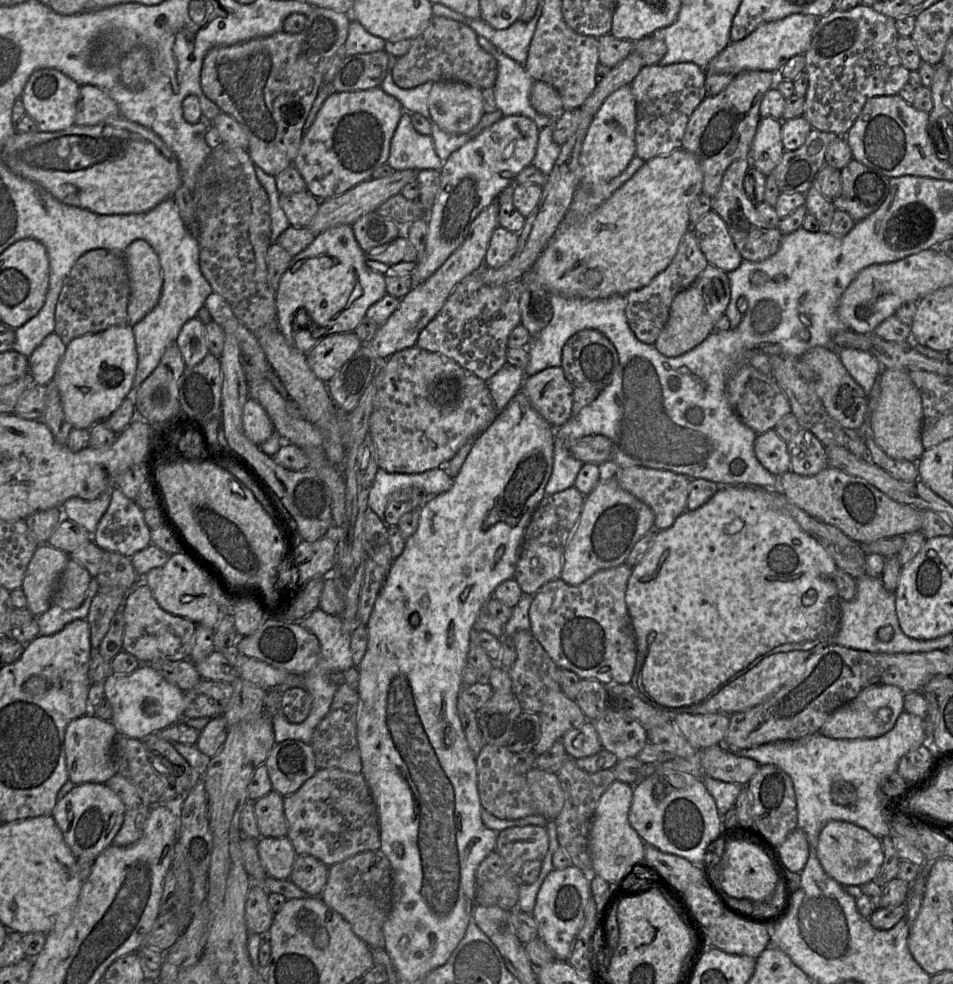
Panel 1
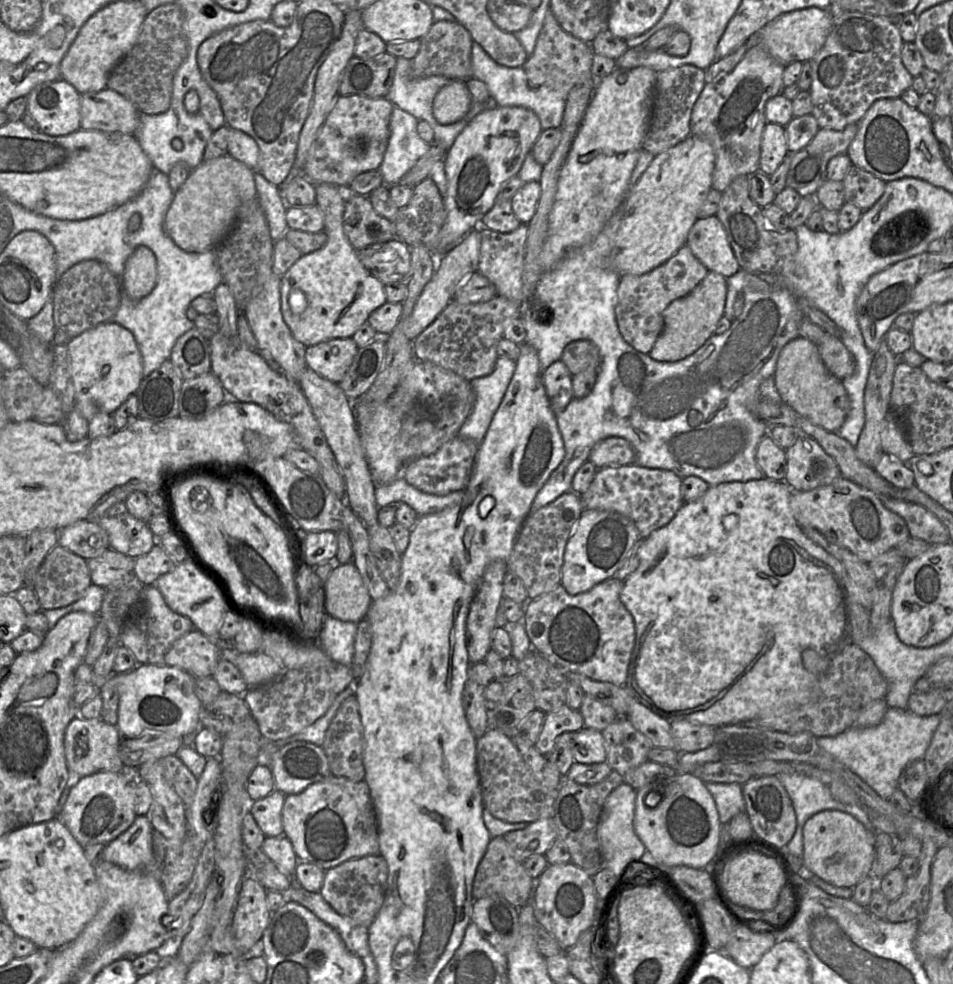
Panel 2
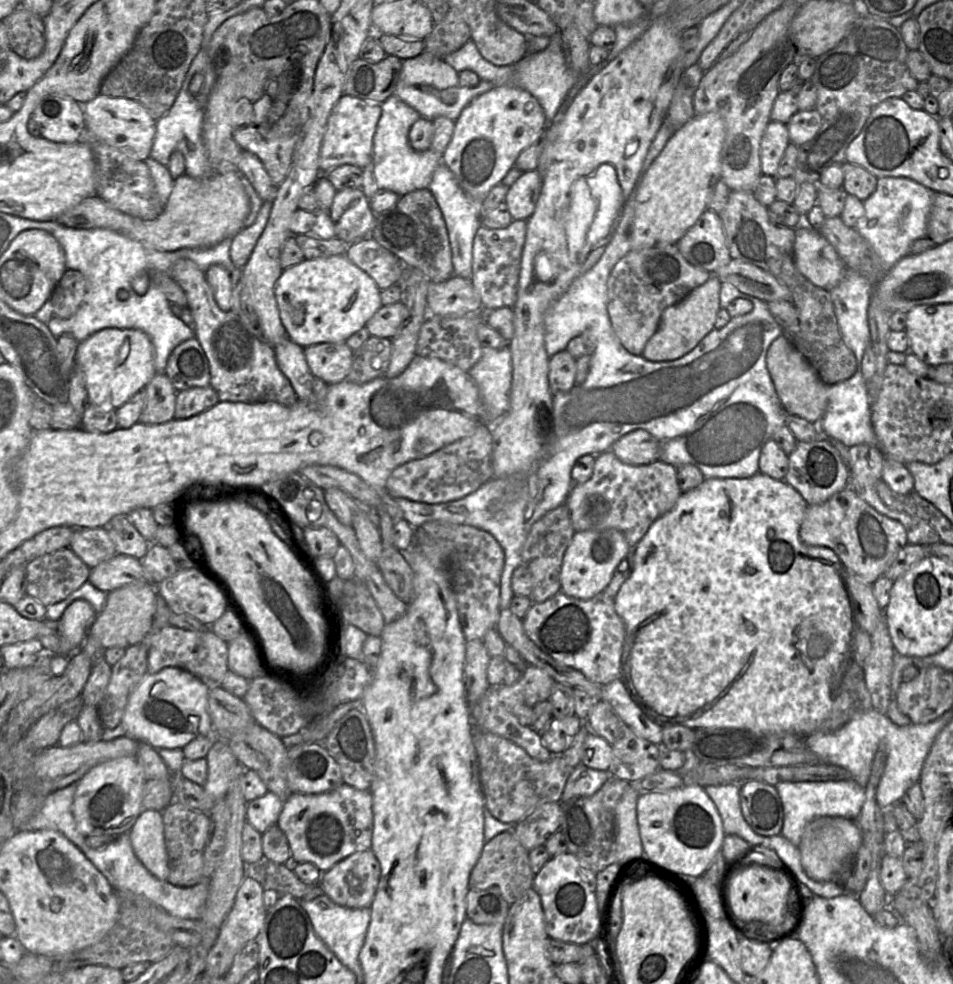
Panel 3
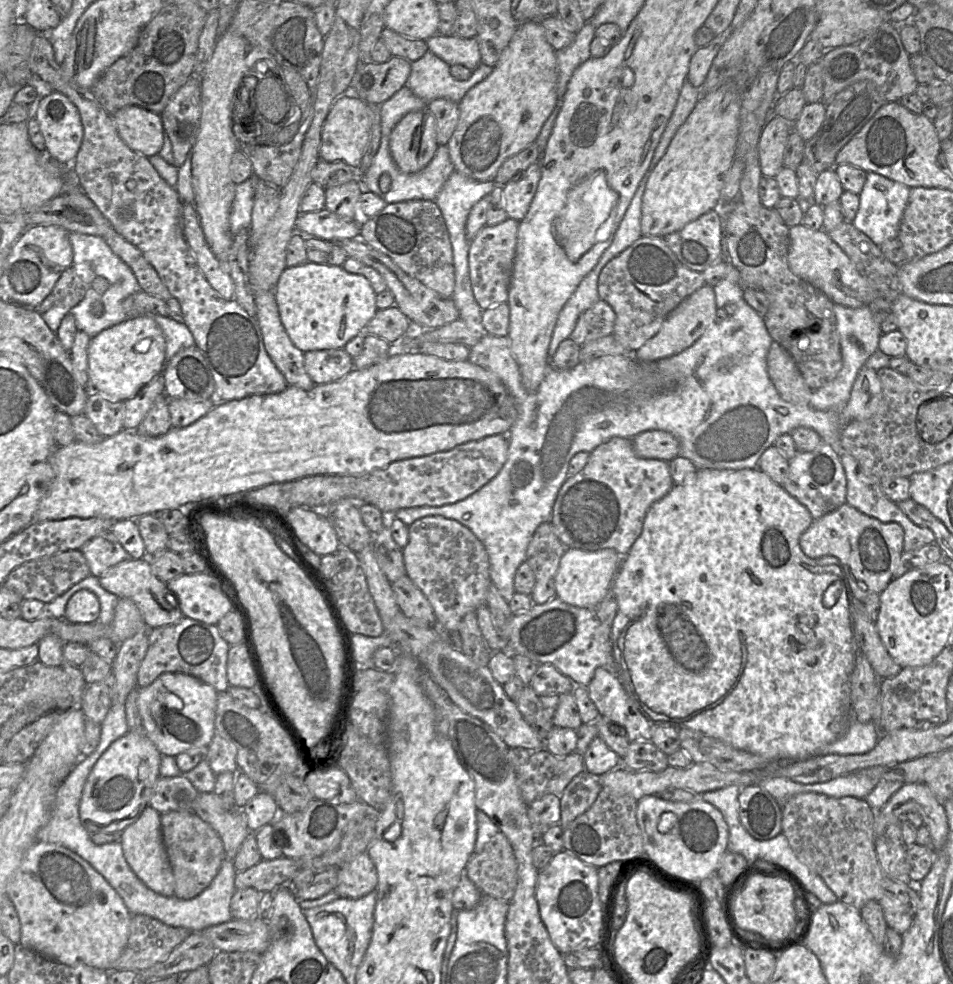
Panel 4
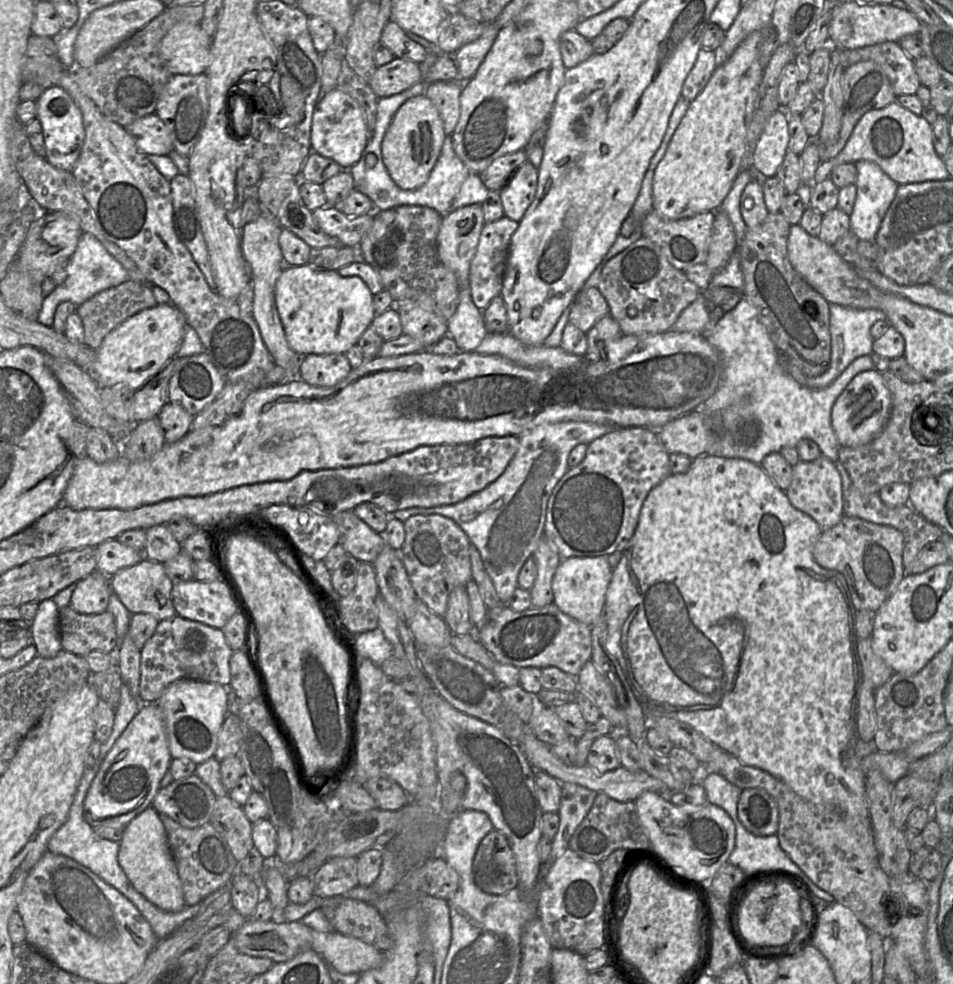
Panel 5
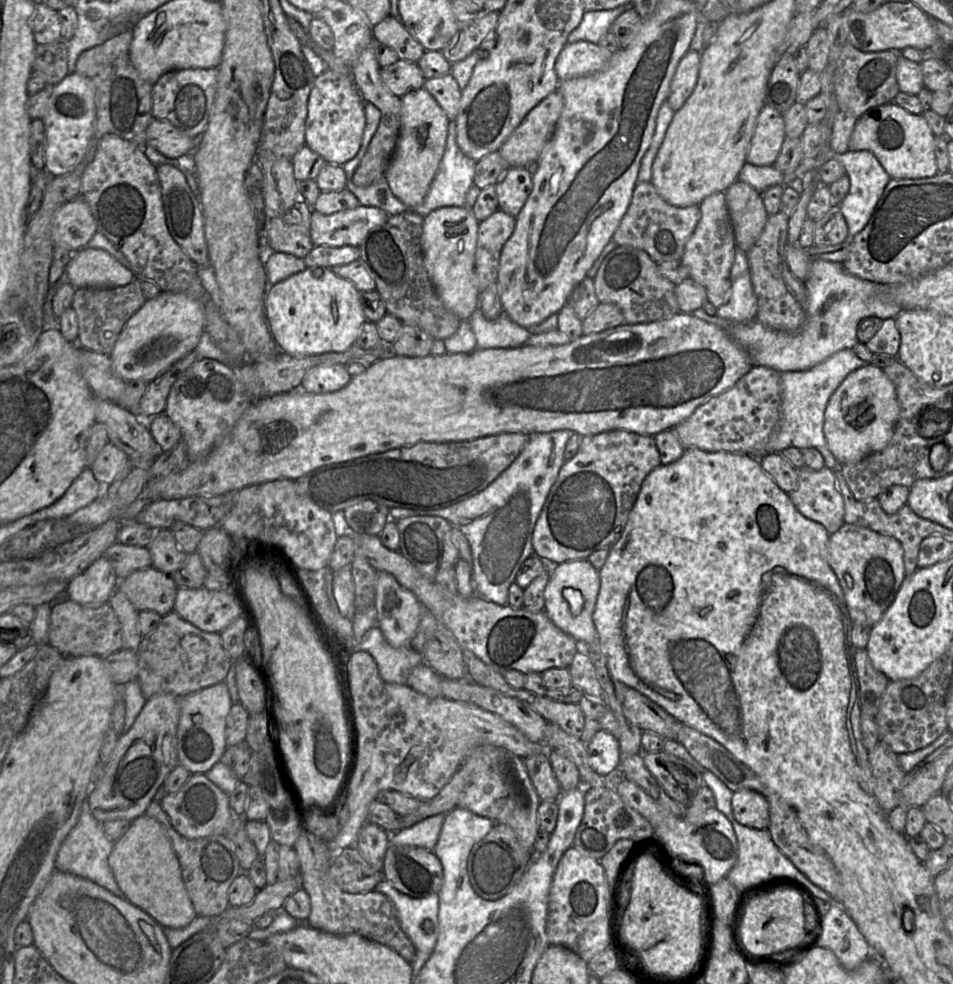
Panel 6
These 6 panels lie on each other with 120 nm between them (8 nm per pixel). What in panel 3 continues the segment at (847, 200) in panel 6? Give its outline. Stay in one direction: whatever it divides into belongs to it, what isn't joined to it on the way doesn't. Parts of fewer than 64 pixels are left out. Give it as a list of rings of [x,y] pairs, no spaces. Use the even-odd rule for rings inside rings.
[[[881,177],[875,191],[863,201],[864,215],[854,226],[880,257],[884,275],[908,255],[911,243],[926,237],[933,191],[905,177]]]

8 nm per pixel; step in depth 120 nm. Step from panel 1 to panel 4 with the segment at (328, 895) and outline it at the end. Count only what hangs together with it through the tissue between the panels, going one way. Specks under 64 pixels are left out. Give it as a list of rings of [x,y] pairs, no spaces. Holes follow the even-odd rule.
[[[364,852],[354,858],[352,861],[342,865],[338,869],[338,880],[333,891],[337,892],[340,898],[360,898],[374,891],[378,884],[377,869],[368,855]]]

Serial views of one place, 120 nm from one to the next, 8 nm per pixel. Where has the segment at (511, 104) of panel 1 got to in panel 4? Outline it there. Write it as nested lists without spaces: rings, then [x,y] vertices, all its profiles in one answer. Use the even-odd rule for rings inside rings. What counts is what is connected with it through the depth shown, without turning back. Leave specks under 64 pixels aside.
[[[586,22],[581,30],[575,34],[570,45],[556,51],[558,99],[563,98],[574,71],[591,57],[590,44],[594,38],[595,27]],[[436,34],[426,43],[428,50],[448,65],[462,65],[473,71],[482,63],[476,38]]]

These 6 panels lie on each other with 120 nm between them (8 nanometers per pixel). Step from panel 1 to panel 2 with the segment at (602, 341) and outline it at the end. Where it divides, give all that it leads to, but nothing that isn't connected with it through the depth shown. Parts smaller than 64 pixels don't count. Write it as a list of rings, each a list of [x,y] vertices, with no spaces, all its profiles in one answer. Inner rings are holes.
[[[579,339],[568,343],[560,358],[572,375],[585,370],[598,371],[601,356],[597,346],[591,341]]]

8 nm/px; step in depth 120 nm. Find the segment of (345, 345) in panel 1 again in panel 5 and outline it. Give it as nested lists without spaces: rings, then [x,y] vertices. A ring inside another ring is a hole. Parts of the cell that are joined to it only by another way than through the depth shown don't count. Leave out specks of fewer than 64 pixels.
[[[345,354],[307,355],[301,358],[299,378],[317,387],[332,387],[344,380],[352,367]]]

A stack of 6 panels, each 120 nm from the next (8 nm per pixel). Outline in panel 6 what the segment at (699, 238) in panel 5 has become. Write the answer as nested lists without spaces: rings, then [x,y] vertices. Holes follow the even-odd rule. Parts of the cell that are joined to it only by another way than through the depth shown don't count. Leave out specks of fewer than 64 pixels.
[[[652,182],[637,183],[627,212],[612,240],[618,246],[631,246],[645,251],[658,264],[663,261],[681,261],[685,245],[701,219],[699,205],[677,207],[665,201]]]

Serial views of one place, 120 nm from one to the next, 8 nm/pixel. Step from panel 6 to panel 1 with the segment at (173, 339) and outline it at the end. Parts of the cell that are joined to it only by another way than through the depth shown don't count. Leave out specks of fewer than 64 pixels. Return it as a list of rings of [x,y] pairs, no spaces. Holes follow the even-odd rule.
[[[116,325],[73,339],[55,372],[54,382],[62,399],[65,417],[73,428],[90,429],[106,420],[132,389],[137,369],[137,350],[132,326]]]

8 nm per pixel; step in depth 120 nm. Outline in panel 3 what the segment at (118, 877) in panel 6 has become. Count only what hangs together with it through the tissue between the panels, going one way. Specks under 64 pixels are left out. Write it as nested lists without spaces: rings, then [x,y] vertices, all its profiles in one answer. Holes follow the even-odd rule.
[[[142,810],[129,836],[137,858],[153,876],[166,881],[170,868],[162,812]]]

